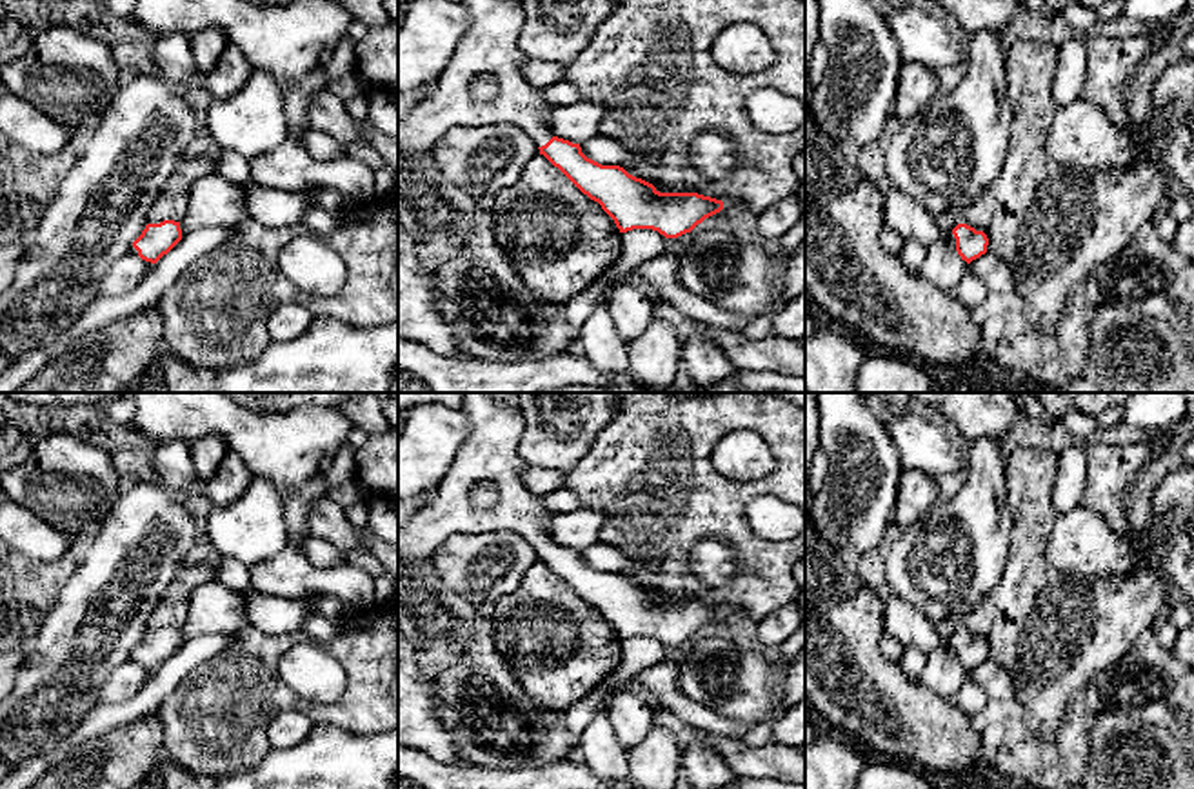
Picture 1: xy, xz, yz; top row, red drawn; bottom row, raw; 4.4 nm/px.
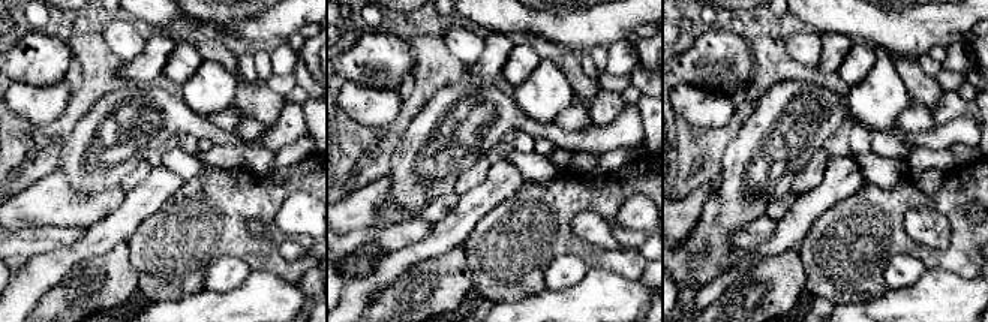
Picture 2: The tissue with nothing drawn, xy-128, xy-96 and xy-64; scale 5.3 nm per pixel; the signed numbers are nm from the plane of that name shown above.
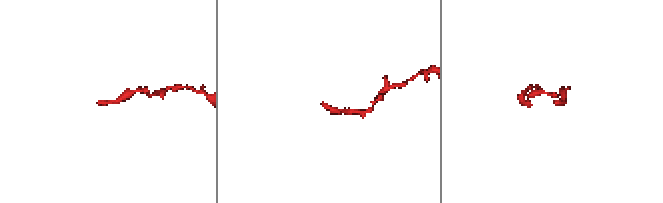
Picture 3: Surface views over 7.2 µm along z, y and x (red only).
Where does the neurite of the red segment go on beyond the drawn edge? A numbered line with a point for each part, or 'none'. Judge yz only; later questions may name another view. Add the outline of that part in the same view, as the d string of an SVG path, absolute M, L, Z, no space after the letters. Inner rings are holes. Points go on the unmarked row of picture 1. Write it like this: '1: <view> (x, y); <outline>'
1: yz (902, 620); M898 596L883 604L883 633L898 638L903 647L918 647L923 654L938 645L949 645L956 653L952 638L943 638L934 622Z

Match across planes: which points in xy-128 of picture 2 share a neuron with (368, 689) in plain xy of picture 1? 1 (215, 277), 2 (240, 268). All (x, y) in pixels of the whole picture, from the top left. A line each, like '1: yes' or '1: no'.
1: no
2: no

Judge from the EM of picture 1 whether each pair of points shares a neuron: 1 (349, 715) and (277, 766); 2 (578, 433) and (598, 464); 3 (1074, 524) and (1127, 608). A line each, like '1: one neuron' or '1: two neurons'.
1: two neurons
2: two neurons
3: two neurons

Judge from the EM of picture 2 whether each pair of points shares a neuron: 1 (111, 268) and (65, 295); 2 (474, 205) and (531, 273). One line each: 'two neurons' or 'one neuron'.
1: one neuron
2: two neurons

